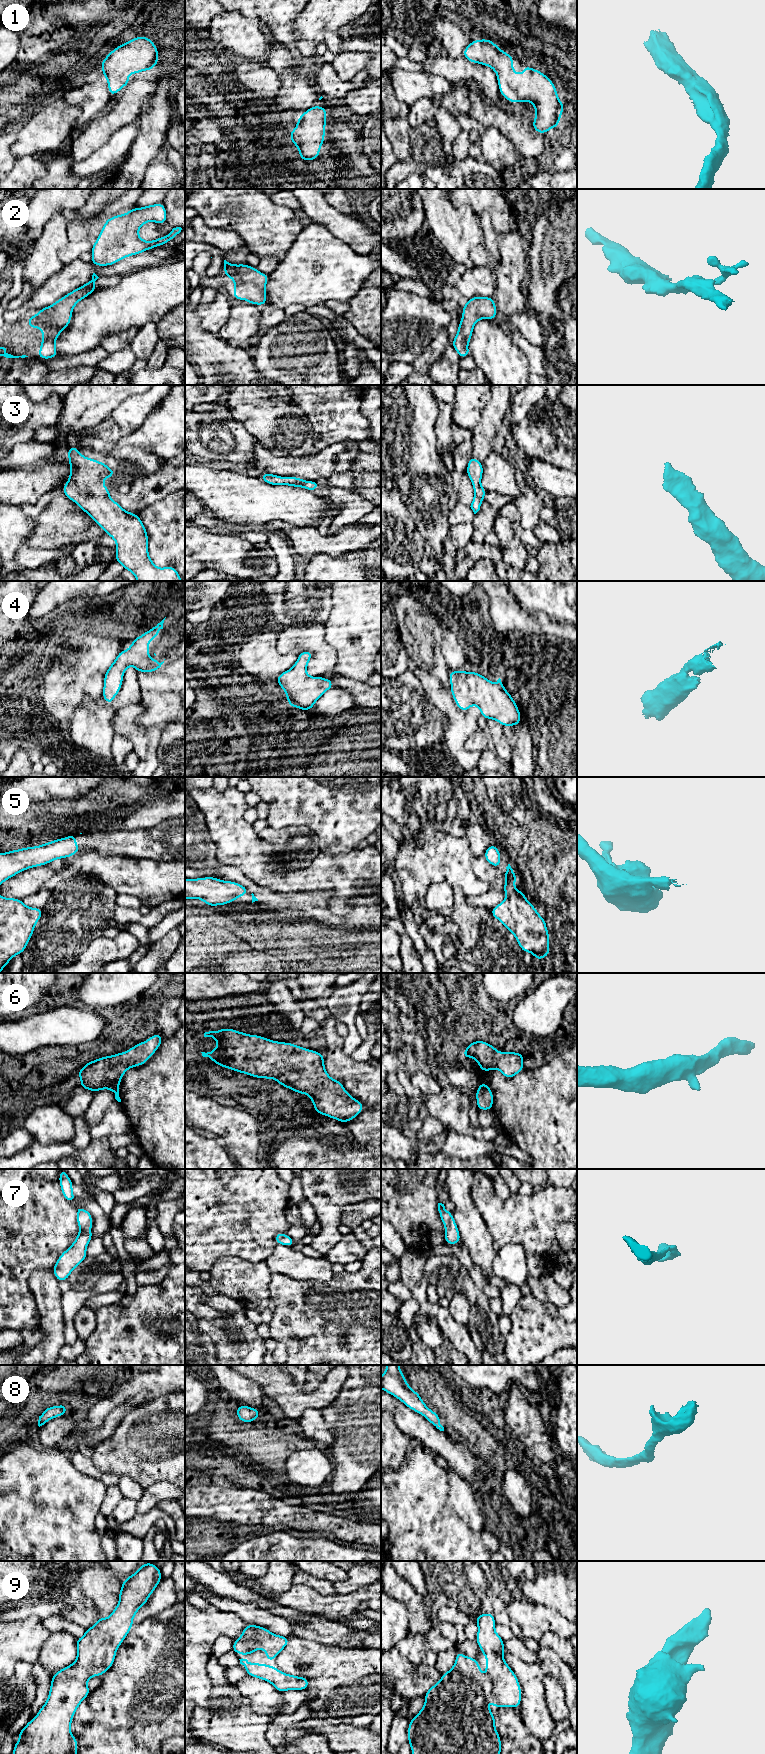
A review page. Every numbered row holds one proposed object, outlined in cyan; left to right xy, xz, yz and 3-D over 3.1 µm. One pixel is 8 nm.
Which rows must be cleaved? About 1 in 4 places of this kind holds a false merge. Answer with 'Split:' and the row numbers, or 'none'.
Split: none

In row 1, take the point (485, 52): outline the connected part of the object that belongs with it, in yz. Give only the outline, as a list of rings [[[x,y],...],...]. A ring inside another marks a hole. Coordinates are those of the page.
[[[489,39],[474,40],[464,49],[462,54],[469,62],[489,66],[497,75],[501,96],[511,103],[529,101],[535,108],[536,116],[532,126],[539,134],[546,133],[552,128],[559,126],[559,121],[565,105],[558,99],[558,92],[545,74],[539,70],[524,65],[523,74],[516,73],[513,69],[513,56],[502,51]]]

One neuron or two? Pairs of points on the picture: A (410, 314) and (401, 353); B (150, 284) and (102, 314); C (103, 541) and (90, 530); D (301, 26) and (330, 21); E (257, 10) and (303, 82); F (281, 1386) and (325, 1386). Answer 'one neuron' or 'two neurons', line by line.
A: one neuron
B: one neuron
C: two neurons
D: one neuron
E: one neuron
F: one neuron

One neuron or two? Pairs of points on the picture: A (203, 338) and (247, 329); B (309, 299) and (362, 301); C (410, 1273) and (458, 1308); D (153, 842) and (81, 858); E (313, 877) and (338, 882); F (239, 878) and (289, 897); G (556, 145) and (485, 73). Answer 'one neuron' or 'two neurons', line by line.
A: two neurons
B: two neurons
C: two neurons
D: two neurons
E: one neuron
F: one neuron
G: two neurons

